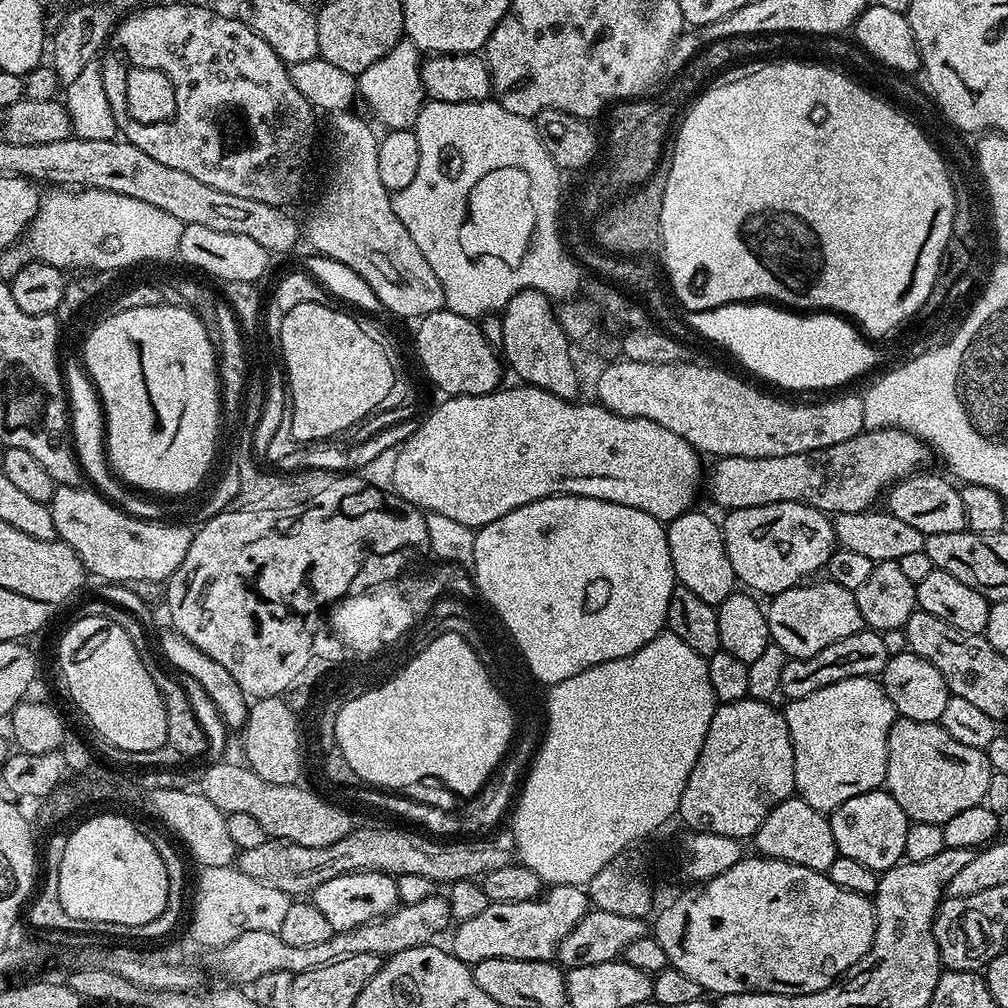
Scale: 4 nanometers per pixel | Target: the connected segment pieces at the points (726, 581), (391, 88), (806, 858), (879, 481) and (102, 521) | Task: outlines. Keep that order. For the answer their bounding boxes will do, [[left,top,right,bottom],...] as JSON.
[[667,511,738,606],[358,38,426,129],[754,798,838,873],[706,428,930,514],[50,486,193,582]]

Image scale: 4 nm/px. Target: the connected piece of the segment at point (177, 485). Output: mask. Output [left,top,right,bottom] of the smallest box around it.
[88,302,218,498]

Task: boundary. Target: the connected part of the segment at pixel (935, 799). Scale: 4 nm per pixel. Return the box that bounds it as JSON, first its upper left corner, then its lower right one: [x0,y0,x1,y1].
[886,718,993,826]

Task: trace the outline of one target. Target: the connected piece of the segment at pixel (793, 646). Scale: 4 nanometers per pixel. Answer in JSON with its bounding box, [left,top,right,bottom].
[767,578,865,658]

